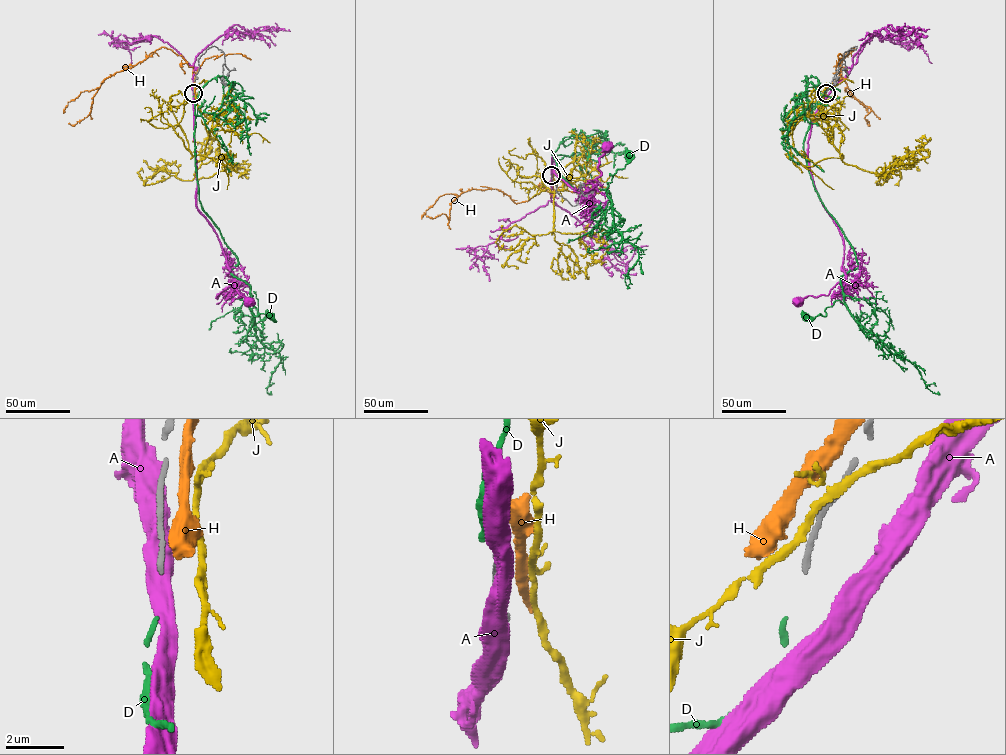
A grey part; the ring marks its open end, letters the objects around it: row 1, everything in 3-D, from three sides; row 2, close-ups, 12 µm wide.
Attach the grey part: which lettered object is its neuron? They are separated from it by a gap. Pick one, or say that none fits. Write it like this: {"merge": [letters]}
{"merge": ["D"]}

